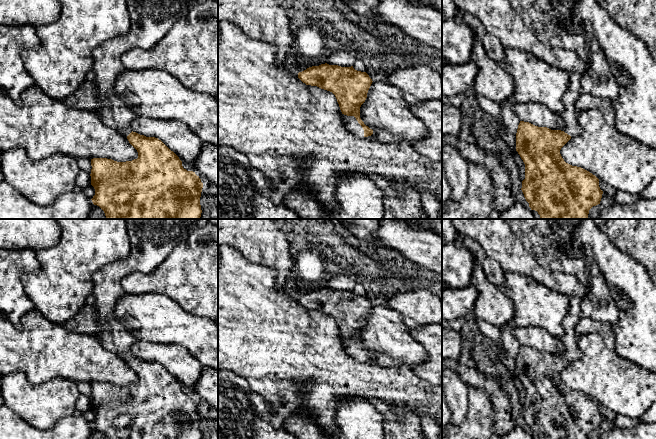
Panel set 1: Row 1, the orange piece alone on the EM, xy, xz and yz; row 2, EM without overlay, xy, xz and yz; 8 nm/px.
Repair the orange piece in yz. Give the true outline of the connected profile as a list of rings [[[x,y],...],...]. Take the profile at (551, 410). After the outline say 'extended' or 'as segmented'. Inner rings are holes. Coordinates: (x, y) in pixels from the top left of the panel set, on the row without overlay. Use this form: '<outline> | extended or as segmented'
[[[569,297],[570,307],[564,317],[564,334],[560,341],[564,345],[564,354],[551,354],[538,351],[529,346],[520,345],[516,357],[516,375],[525,388],[525,403],[522,405],[522,416],[531,434],[539,439],[588,439],[589,434],[600,428],[603,415],[599,403],[589,395],[572,390],[564,385],[561,372],[574,360],[583,357],[577,345],[575,327],[580,321],[582,298]]] | extended

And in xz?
[[[325,287],[299,296],[298,302],[306,309],[317,310],[335,319],[346,350],[355,360],[368,361],[373,358],[373,354],[360,342],[360,331],[373,306],[366,296],[357,295],[353,290]]] | extended

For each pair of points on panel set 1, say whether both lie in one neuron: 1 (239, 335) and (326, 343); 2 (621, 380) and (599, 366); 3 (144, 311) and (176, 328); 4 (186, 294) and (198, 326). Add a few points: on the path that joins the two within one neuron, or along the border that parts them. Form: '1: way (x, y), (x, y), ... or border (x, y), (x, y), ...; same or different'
1: way (261, 338), (304, 339); same
2: way (616, 380), (613, 380), (604, 371); same
3: way (152, 311), (168, 323); same
4: border (175, 301), (185, 310), (207, 318); different

